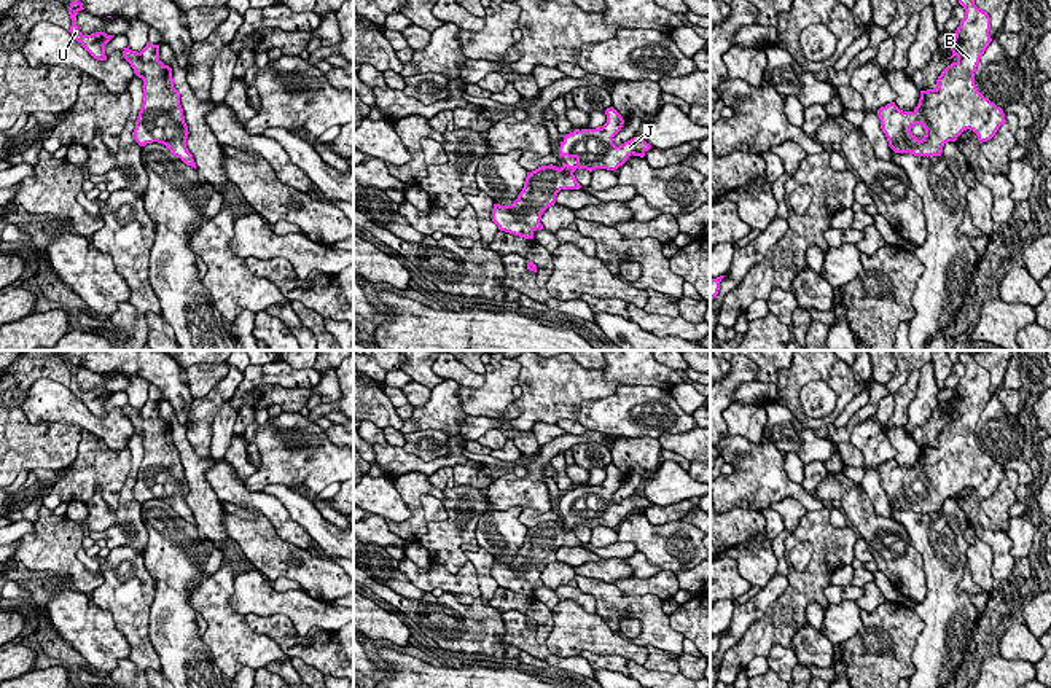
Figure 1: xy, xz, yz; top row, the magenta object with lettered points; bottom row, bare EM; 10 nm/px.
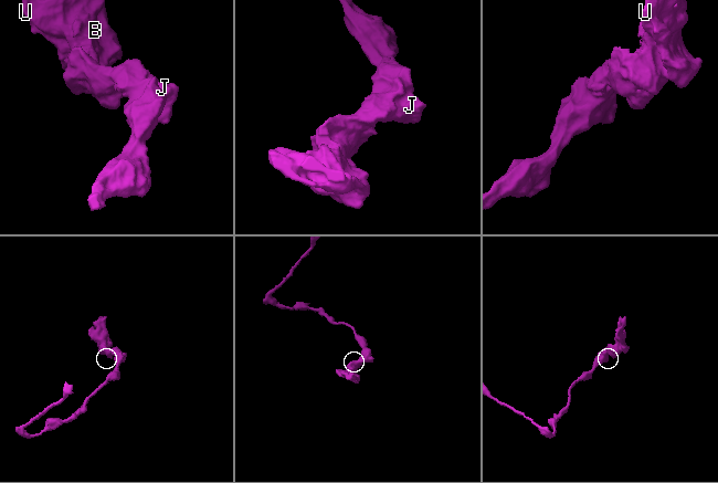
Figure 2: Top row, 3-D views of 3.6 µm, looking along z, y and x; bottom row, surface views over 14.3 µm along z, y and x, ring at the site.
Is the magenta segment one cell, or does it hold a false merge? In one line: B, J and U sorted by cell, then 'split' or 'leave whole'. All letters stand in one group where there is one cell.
groups B J U; leave whole

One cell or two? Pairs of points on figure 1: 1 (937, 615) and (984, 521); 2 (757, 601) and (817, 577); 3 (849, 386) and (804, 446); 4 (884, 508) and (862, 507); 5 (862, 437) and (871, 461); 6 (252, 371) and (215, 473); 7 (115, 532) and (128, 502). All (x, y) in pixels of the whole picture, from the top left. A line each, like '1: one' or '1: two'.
1: two
2: two
3: two
4: two
5: one
6: two
7: one

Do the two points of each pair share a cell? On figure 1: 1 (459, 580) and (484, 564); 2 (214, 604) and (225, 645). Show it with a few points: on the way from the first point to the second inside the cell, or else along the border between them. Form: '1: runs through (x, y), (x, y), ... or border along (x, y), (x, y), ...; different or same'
1: border along (468, 559), (476, 574), (480, 596); different
2: runs through (218, 613), (225, 626), (225, 636); same

